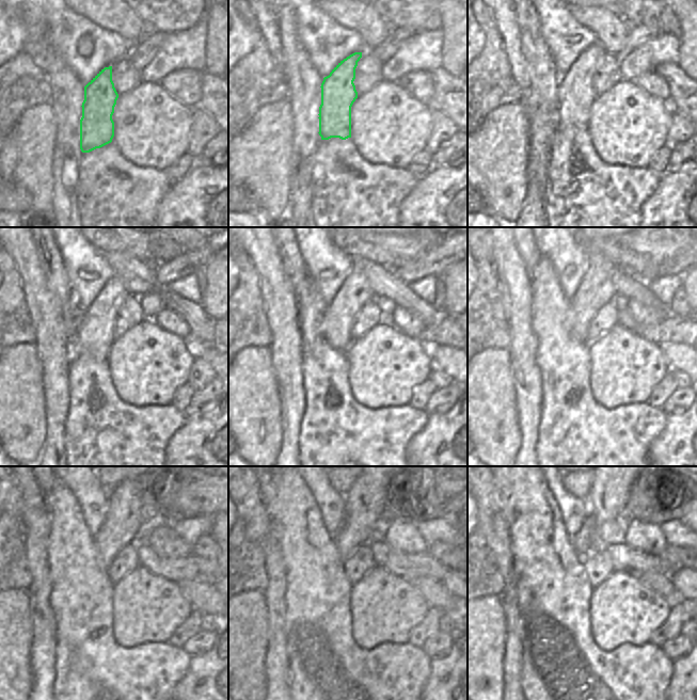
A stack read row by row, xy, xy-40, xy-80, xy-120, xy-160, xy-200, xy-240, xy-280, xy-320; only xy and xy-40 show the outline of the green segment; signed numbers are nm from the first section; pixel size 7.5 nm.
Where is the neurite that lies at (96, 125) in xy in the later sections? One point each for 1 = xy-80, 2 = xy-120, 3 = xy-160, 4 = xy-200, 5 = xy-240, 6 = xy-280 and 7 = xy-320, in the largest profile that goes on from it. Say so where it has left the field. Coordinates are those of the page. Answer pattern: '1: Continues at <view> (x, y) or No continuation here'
1: Continues at xy-80 (575, 93)
2: Continues at xy-120 (95, 334)
3: Continues at xy-160 (335, 328)
4: Continues at xy-200 (596, 289)
5: Continues at xy-240 (123, 520)
6: Continues at xy-280 (366, 498)
7: Continues at xy-320 (608, 492).

